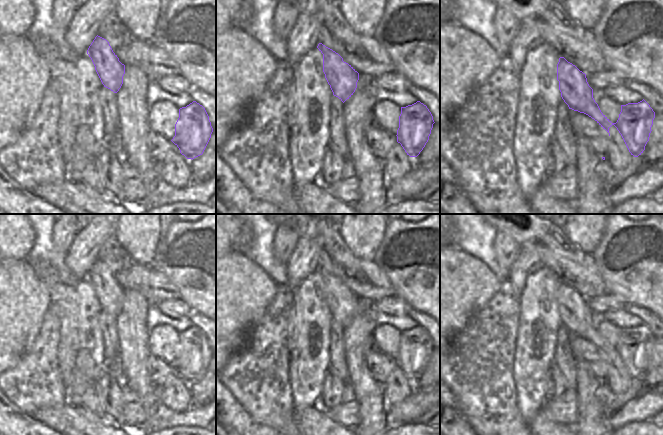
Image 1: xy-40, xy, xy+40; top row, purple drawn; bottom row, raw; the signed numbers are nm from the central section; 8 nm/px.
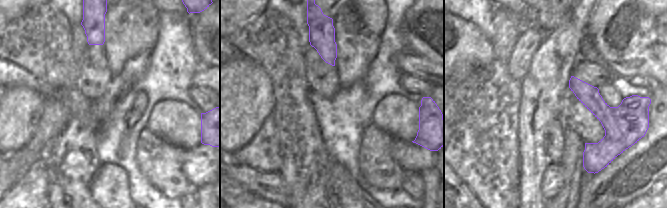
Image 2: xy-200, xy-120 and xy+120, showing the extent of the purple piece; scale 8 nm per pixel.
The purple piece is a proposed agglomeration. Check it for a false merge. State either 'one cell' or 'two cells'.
two cells

